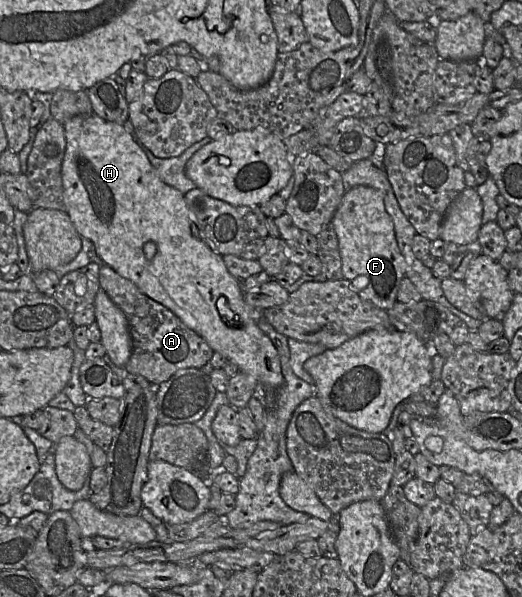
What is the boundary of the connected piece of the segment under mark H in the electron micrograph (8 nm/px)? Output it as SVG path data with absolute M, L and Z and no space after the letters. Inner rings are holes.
M92 113L89 115L74 116L65 121L63 127L66 137L66 150L61 166L64 211L69 215L80 236L93 242L96 252L104 264L110 266L122 277L133 282L144 294L172 311L187 327L201 336L214 352L220 353L227 361L237 365L241 372L253 376L257 381L257 393L259 387L270 392L277 390L283 384L284 378L278 351L271 339L258 326L258 322L262 317L262 311L253 308L245 302L244 293L236 278L228 272L222 255L217 254L203 240L192 235L191 225L193 221L184 194L163 182L136 138L129 134L123 125L106 121ZM149 241L154 242L156 245L156 254L152 259L147 259L143 252L143 246ZM228 307L234 315L228 315Z

